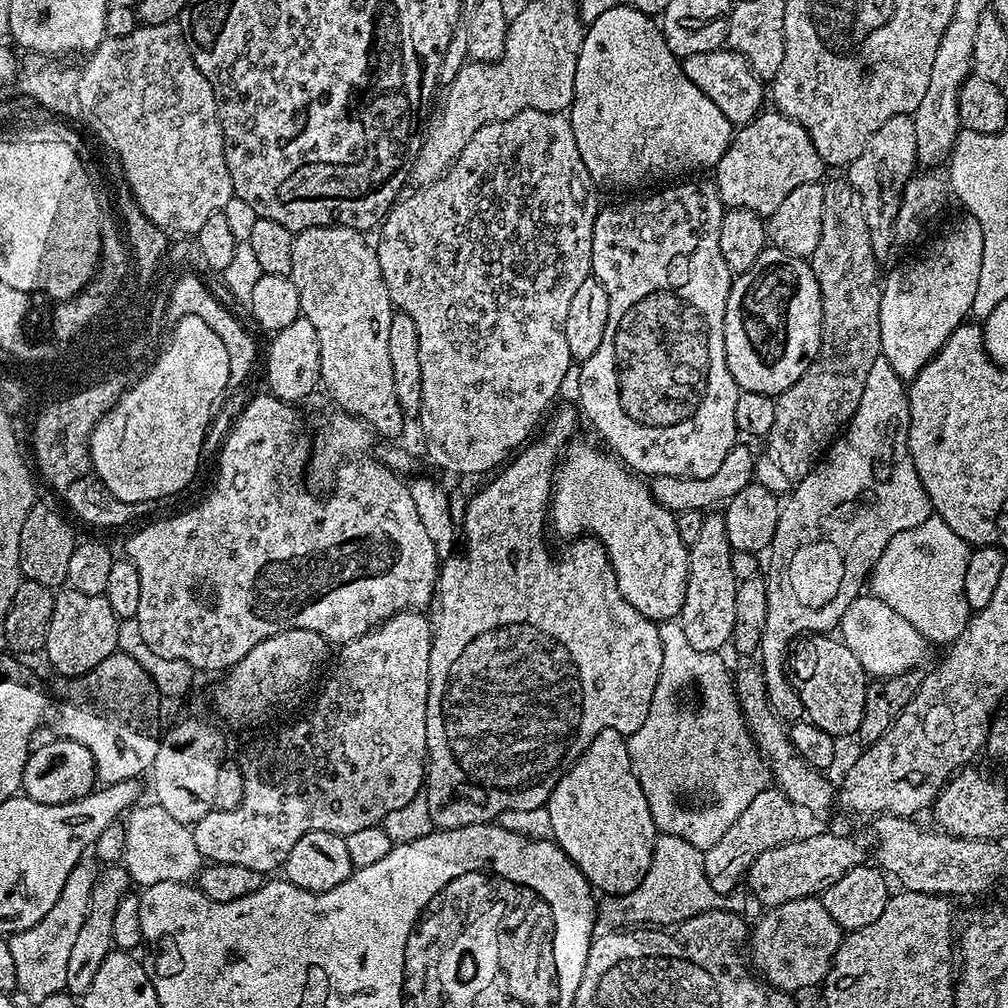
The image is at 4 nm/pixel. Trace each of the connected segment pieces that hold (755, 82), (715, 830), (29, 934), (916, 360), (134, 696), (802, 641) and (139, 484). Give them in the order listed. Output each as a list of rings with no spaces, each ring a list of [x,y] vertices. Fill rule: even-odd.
[[[725,46],[710,50],[706,54],[690,54],[683,57],[682,63],[686,78],[690,78],[690,82],[694,82],[694,86],[698,86],[698,90],[702,90],[702,94],[706,94],[706,98],[710,98],[710,102],[714,102],[714,106],[718,106],[722,114],[726,114],[733,126],[750,123],[765,107],[765,85],[756,77],[754,70],[750,70],[746,58],[742,58],[742,54],[732,51],[731,48]]]
[[[679,619],[666,620],[659,625],[660,630],[660,677],[654,686],[654,694],[650,702],[650,710],[644,715],[642,726],[627,737],[628,753],[634,774],[642,786],[642,794],[646,794],[646,802],[650,806],[650,814],[654,818],[657,829],[665,836],[686,838],[690,846],[706,850],[734,826],[734,818],[762,794],[773,783],[768,764],[760,755],[760,749],[748,733],[744,725],[744,713],[740,710],[740,697],[736,695],[733,673],[728,673],[720,652],[703,652],[694,650],[682,631]],[[693,684],[700,695],[700,705],[696,712],[688,708],[680,708],[676,695],[683,688]],[[683,792],[701,792],[704,796],[712,796],[716,804],[704,804],[701,808],[687,808],[680,801]]]
[[[95,859],[80,860],[78,866],[70,870],[70,878],[66,878],[66,886],[62,886],[62,894],[58,894],[58,902],[54,902],[50,914],[46,914],[46,918],[42,918],[42,922],[33,928],[7,937],[10,954],[14,957],[14,970],[18,970],[19,991],[24,991],[32,999],[33,1005],[37,1006],[44,998],[65,991],[69,955],[87,919],[97,875],[98,864]]]
[[[964,214],[961,217],[961,220],[953,222],[952,229],[945,236],[938,237],[921,256],[916,256],[913,260],[902,261],[897,268],[892,268],[889,272],[887,270],[883,277],[880,293],[880,355],[886,358],[886,362],[890,362],[890,366],[894,366],[894,374],[898,374],[906,382],[911,382],[922,370],[922,366],[926,366],[930,362],[930,358],[934,358],[938,354],[938,350],[942,350],[946,338],[950,338],[952,331],[969,319],[974,294],[978,294],[978,277],[982,274],[982,226],[978,226],[978,222],[970,215]]]
[[[122,651],[98,662],[94,670],[63,681],[60,713],[56,716],[57,737],[82,742],[96,759],[96,779],[101,785],[143,777],[156,760],[162,735],[162,697],[150,674]]]
[[[805,634],[793,643],[786,661],[786,672],[792,675],[796,696],[804,707],[803,715],[814,726],[826,730],[833,738],[859,733],[862,710],[866,710],[866,694],[870,677],[862,670],[862,662],[850,654],[843,640],[828,634]]]
[[[200,319],[184,320],[184,324],[178,325],[176,331],[176,340],[172,340],[172,348],[168,348],[168,352],[164,352],[164,357],[160,360],[160,364],[154,365],[152,376],[148,376],[148,380],[144,380],[144,384],[140,384],[140,388],[130,390],[130,395],[122,397],[120,408],[116,408],[116,412],[112,412],[112,416],[108,416],[108,420],[104,420],[104,424],[100,424],[100,429],[96,432],[96,440],[91,439],[88,449],[92,455],[91,471],[103,484],[108,487],[110,494],[114,494],[114,498],[122,498],[122,502],[146,502],[154,500],[163,501],[163,496],[172,496],[175,492],[180,492],[192,479],[196,476],[196,467],[200,464],[200,451],[204,448],[204,435],[208,432],[208,423],[212,420],[212,407],[216,404],[216,399],[230,388],[229,382],[225,377],[228,376],[228,356],[224,354],[224,344],[220,344],[220,340],[216,340],[213,332],[208,332],[207,326],[200,324]]]

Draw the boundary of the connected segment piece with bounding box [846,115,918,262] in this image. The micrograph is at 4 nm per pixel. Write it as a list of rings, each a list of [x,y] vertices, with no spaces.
[[[911,115],[889,118],[874,138],[866,142],[862,154],[846,169],[846,178],[862,194],[862,206],[866,206],[866,226],[870,226],[870,246],[874,246],[877,261],[884,259],[892,252],[896,240],[896,219],[900,209],[900,195],[908,185],[908,180],[917,171],[918,134],[914,130]]]

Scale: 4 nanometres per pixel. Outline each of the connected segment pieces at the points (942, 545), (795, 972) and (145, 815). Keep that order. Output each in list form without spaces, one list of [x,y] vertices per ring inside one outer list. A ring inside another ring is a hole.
[[[928,516],[926,522],[910,530],[902,530],[902,534],[894,534],[894,538],[890,538],[890,546],[882,550],[882,558],[878,558],[878,562],[872,568],[871,595],[882,598],[882,602],[886,602],[890,610],[902,614],[902,618],[906,618],[906,622],[910,622],[910,626],[914,626],[914,630],[918,630],[918,634],[925,636],[933,645],[947,646],[958,638],[958,634],[962,634],[970,615],[964,597],[969,551],[970,545],[958,538],[958,534],[954,534],[954,530],[950,530],[950,526],[946,526],[946,522],[942,522],[940,516]]]
[[[807,896],[779,904],[776,908],[768,908],[765,916],[750,928],[750,964],[762,977],[765,984],[773,984],[784,992],[799,994],[803,988],[812,988],[823,985],[824,979],[832,969],[832,959],[838,950],[842,939],[842,930],[834,918],[826,910],[823,899]]]
[[[149,802],[132,808],[125,819],[124,867],[129,879],[145,888],[158,882],[191,883],[199,877],[204,859],[194,843],[191,827],[171,817],[160,804]]]

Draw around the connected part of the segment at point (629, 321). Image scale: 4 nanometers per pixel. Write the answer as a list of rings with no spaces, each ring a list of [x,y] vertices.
[[[688,178],[683,182],[661,187],[664,188],[661,192],[656,192],[653,196],[644,196],[641,200],[628,200],[625,204],[605,203],[594,218],[592,276],[599,280],[600,285],[606,290],[606,298],[610,302],[610,314],[606,318],[606,334],[602,334],[602,343],[598,345],[598,350],[594,350],[594,354],[590,354],[590,358],[586,358],[580,364],[581,396],[578,408],[583,419],[585,416],[592,423],[593,430],[609,444],[607,447],[631,471],[644,478],[654,476],[710,478],[710,474],[718,471],[718,466],[726,462],[726,454],[730,454],[730,450],[738,443],[734,406],[738,402],[738,394],[742,389],[734,382],[726,366],[724,349],[726,302],[730,298],[734,274],[726,266],[726,258],[722,258],[722,249],[718,243],[718,226],[722,222],[726,209],[720,200],[715,183],[711,179],[696,179],[700,178]]]

